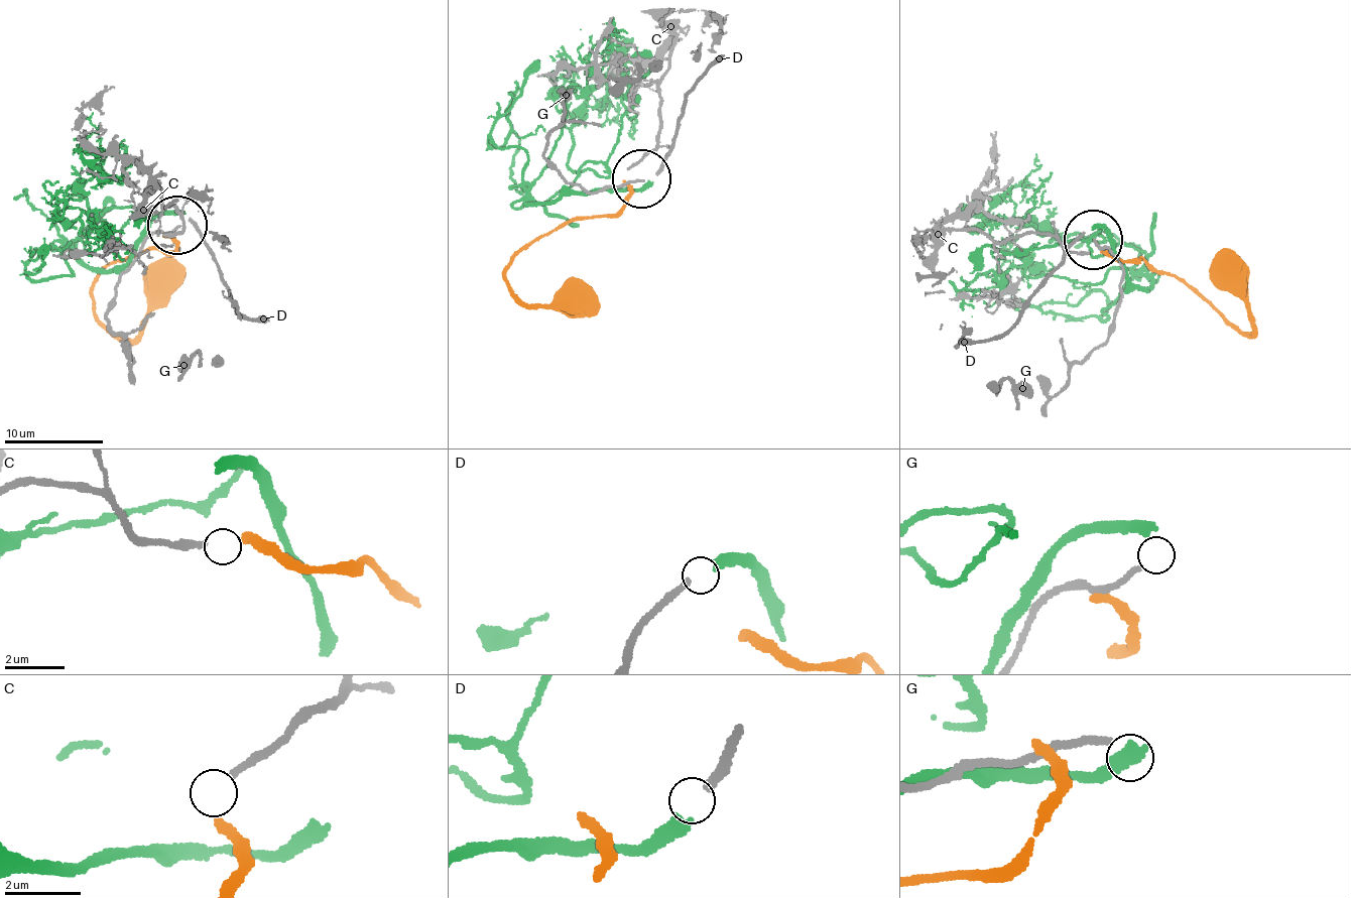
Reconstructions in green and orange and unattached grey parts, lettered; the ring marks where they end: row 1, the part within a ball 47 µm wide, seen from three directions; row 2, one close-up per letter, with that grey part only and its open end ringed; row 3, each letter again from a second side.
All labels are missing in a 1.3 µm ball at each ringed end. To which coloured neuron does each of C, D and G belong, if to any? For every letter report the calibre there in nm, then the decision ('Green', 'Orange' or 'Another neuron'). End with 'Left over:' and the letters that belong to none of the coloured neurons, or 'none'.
C: Thickness 190 nm. Orange
D: Thickness 200 nm. Green
G: Thickness 180 nm. Another neuron
Left over: G

